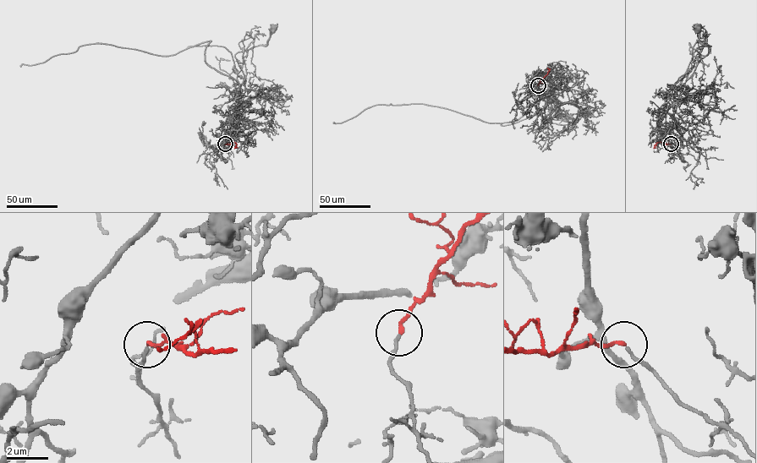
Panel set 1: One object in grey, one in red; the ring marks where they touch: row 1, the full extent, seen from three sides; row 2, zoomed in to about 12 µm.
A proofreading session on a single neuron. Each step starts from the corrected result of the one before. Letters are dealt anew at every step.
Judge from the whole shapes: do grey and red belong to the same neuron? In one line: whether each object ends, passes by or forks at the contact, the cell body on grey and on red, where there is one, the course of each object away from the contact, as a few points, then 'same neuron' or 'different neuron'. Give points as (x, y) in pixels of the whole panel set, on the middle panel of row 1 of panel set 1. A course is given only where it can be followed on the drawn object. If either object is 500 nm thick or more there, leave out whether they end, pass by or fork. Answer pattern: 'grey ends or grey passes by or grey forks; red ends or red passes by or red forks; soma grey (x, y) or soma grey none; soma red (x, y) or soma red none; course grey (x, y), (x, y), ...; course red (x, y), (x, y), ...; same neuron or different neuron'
grey ends; red ends; soma grey (587, 112); soma red none; course grey (537, 85), (543, 94), (550, 86), (553, 91), (556, 106), (548, 118), (551, 123), (575, 122), (587, 111); course red (537, 85), (549, 70), (547, 68); same neuron

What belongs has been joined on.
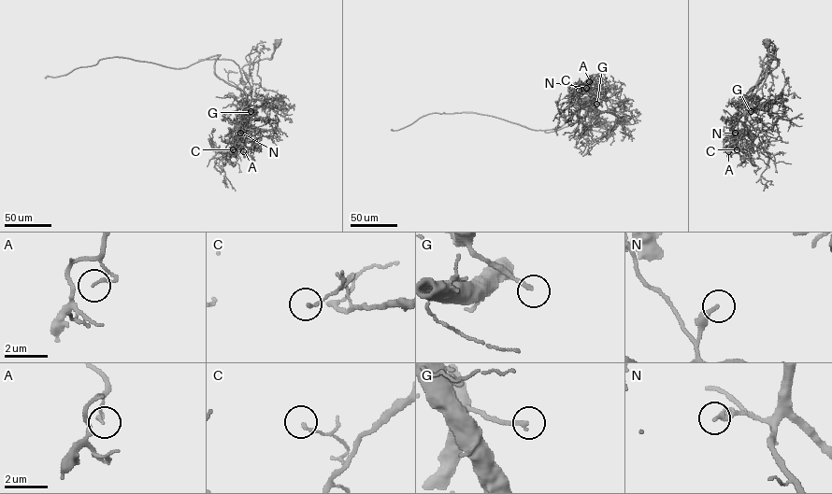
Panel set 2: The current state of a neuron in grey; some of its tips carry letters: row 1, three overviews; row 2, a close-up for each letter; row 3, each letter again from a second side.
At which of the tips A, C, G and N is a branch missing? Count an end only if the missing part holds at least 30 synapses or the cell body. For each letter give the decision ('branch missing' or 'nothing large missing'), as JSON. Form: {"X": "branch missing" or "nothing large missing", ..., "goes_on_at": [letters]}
{"A": "nothing large missing", "C": "nothing large missing", "G": "branch missing", "N": "branch missing", "goes_on_at": ["G", "N"]}

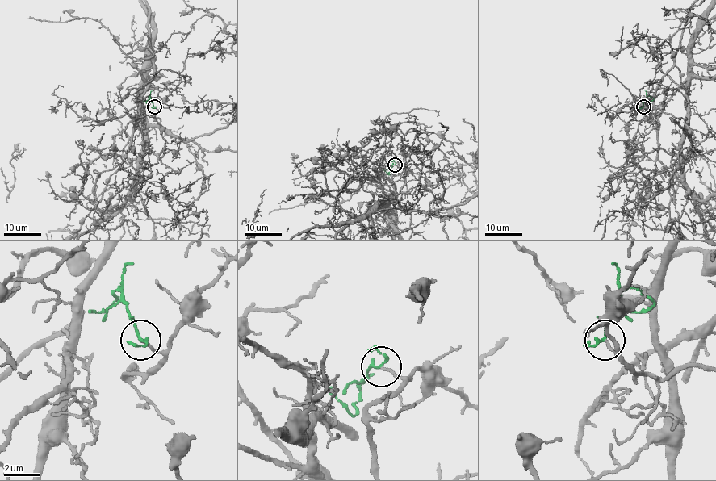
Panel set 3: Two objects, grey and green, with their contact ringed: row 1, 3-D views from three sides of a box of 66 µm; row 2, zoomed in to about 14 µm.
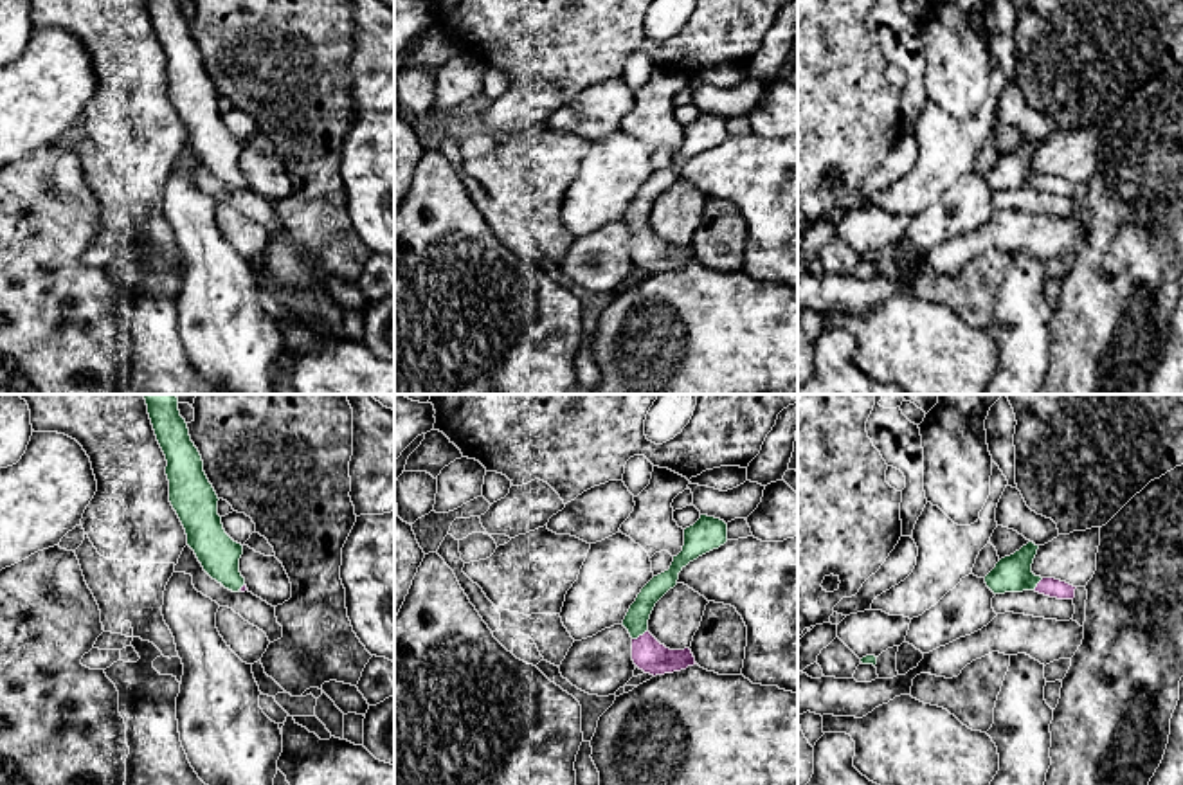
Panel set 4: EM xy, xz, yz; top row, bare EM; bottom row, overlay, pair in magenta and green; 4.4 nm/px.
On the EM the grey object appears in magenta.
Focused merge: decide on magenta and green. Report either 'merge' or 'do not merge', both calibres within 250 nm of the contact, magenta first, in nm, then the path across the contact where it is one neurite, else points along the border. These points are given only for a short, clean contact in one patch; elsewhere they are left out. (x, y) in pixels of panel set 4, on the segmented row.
merge; calibres 150 and 110 nm; way xz (649, 654), (640, 636), (636, 622)

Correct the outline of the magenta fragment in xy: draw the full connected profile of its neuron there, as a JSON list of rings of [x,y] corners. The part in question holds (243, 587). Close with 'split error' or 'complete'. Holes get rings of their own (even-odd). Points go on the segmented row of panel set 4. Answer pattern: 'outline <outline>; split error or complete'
outline [[[144,394],[144,400],[167,461],[169,502],[185,529],[187,546],[212,580],[232,592],[248,591],[239,573],[243,546],[223,529],[218,515],[220,499],[180,416],[176,394]]]; split error

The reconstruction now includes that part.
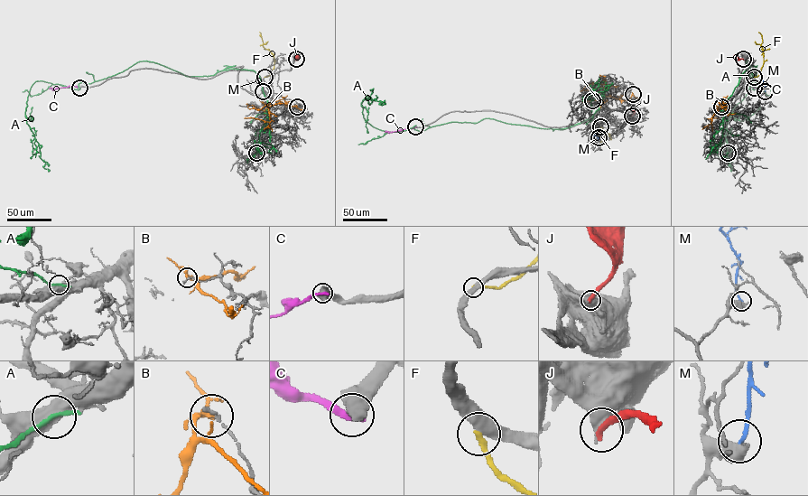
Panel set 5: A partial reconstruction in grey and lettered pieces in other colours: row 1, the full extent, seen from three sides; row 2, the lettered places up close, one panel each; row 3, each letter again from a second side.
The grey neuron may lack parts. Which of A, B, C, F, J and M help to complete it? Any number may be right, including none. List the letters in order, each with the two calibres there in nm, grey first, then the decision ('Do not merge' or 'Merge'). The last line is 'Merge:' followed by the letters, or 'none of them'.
A: Thickness 550 nm (grey) against 280 nm. Do not merge
B: Thickness 150 nm (grey) against 160 nm. Do not merge
C: Thickness 750 nm (grey) against 320 nm. Do not merge
F: Thickness 400 nm (grey) against 240 nm. Do not merge
J: Thickness 600 nm (grey) against 360 nm. Do not merge
M: Thickness 650 nm (grey) against 170 nm. Do not merge
Merge: none of them

